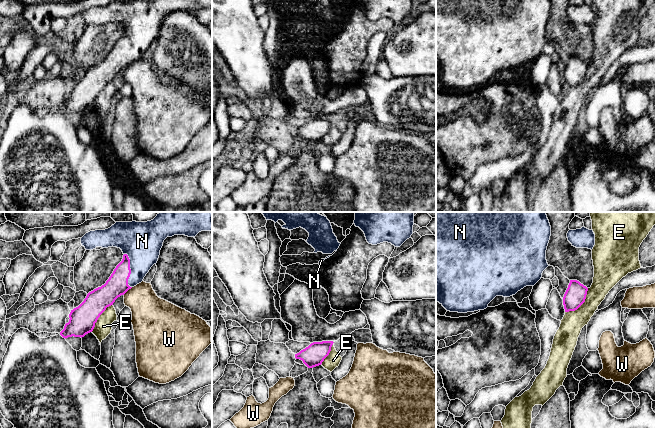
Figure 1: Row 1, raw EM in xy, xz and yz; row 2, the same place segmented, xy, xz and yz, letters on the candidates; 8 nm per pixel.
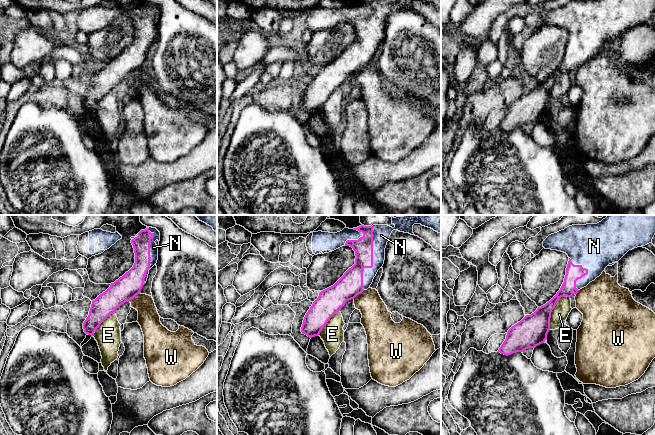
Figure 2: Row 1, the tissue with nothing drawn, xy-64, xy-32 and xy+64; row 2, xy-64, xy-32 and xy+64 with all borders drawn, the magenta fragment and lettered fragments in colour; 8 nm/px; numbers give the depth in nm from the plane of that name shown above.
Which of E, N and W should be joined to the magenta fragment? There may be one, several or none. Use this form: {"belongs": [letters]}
{"belongs": ["N"]}

